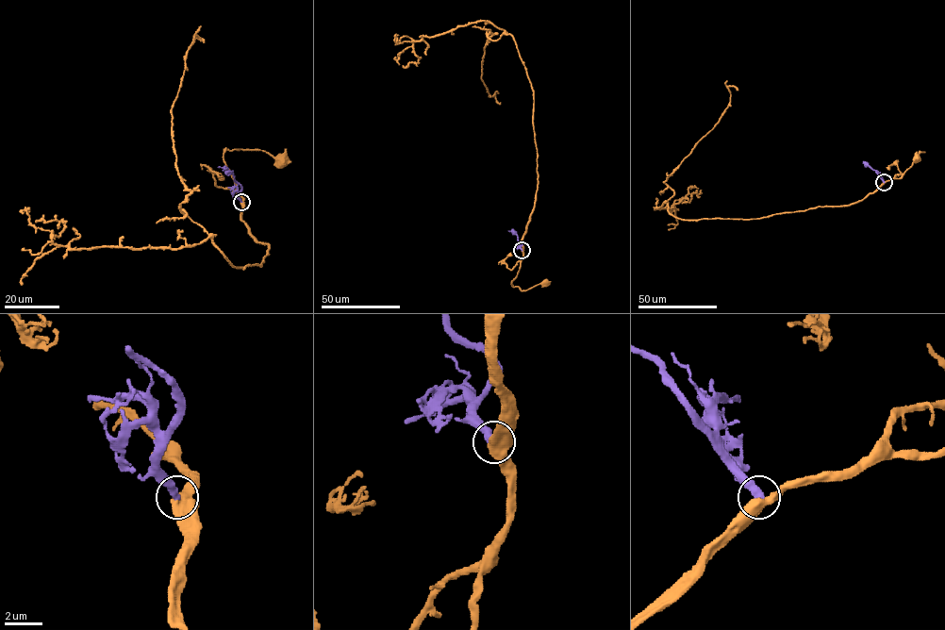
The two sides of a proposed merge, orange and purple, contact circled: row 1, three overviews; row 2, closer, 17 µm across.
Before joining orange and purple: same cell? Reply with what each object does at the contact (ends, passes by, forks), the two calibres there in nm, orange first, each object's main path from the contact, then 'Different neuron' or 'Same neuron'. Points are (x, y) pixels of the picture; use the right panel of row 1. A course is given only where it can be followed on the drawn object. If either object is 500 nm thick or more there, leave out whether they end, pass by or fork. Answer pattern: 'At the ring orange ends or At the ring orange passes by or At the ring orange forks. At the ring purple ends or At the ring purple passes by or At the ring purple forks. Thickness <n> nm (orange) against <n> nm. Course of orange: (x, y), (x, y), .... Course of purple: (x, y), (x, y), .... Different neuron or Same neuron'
Thickness 550 nm (orange) against 440 nm. Course of orange: (884, 182), (900, 178), (919, 154), (924, 152), (916, 158). Course of purple: (884, 182), (865, 162). Same neuron

